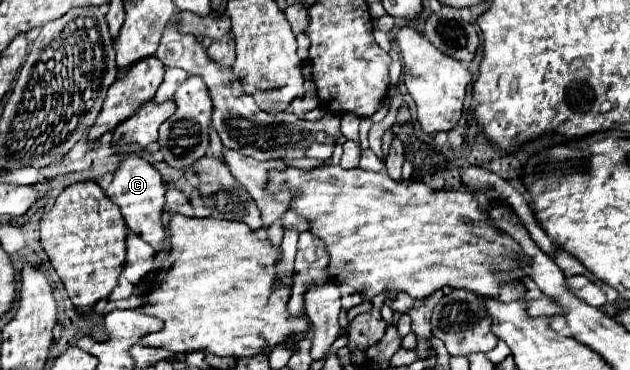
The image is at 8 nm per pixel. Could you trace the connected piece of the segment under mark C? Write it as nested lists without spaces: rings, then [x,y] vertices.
[[[129,154],[119,170],[113,176],[113,182],[107,186],[105,194],[109,196],[109,200],[113,200],[113,204],[119,206],[121,216],[127,224],[127,228],[141,236],[147,244],[151,244],[155,248],[155,252],[165,252],[167,250],[167,230],[163,228],[161,222],[161,214],[165,208],[165,190],[167,184],[161,180],[161,174],[143,158],[139,158],[137,154]]]

